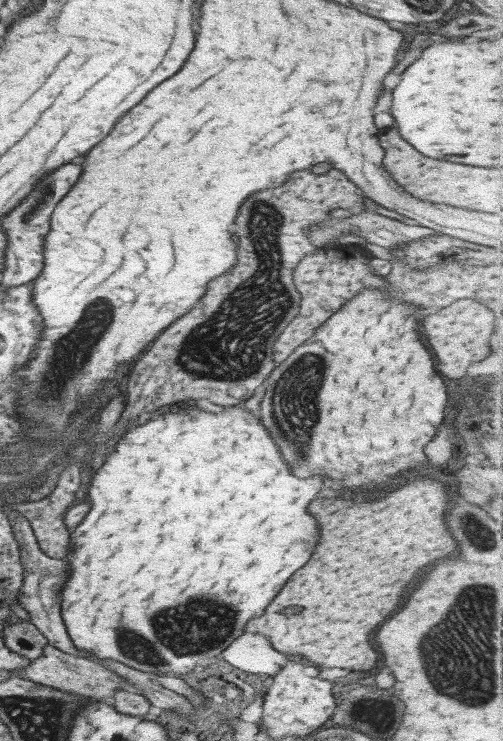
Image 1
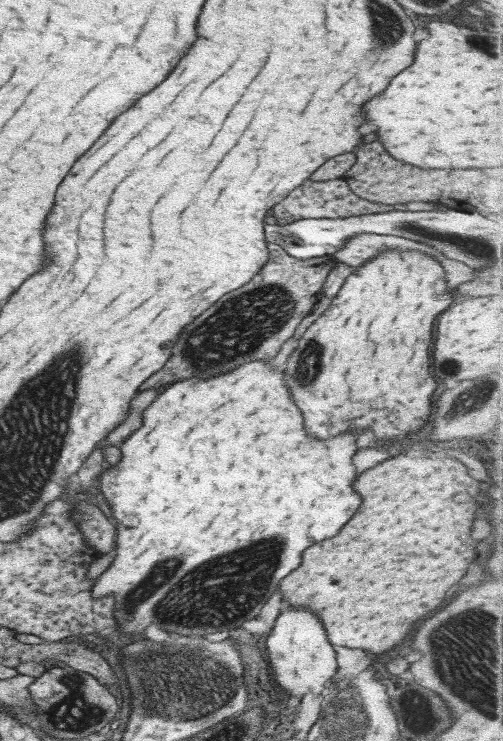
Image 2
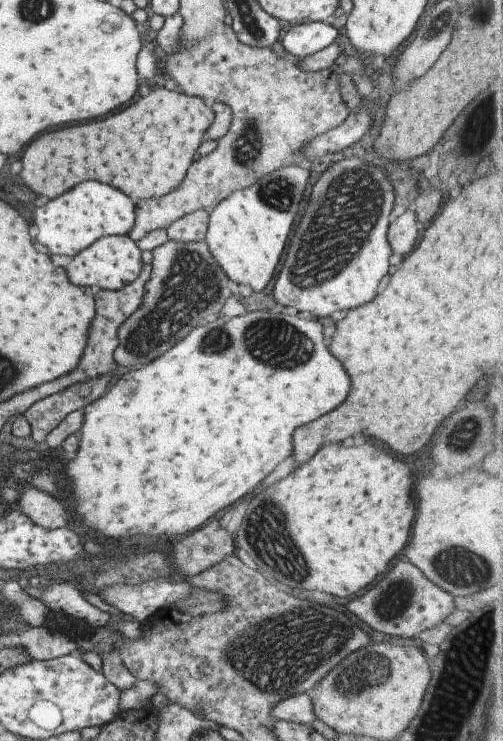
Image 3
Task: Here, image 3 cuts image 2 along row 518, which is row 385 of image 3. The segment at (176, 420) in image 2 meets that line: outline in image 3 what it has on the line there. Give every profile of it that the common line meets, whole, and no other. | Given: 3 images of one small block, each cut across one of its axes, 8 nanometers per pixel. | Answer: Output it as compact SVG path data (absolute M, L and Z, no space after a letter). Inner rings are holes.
M271 304L271 308L259 308L259 312L253 314L245 314L239 318L219 316L217 320L205 326L196 326L161 356L141 368L134 368L123 374L109 392L105 392L103 396L82 408L83 426L78 430L81 436L79 436L77 452L73 460L66 462L66 468L63 466L63 474L66 474L67 484L70 486L73 512L77 514L81 524L95 534L109 538L111 542L135 536L147 538L148 535L155 537L185 535L201 527L201 524L207 518L211 518L215 512L223 510L225 506L245 496L261 478L265 478L265 474L269 474L279 462L283 462L289 456L291 434L297 426L323 416L327 410L339 406L347 396L349 378L321 340L323 336L317 320L303 320L303 316L295 316L295 312L283 312L279 304Z

